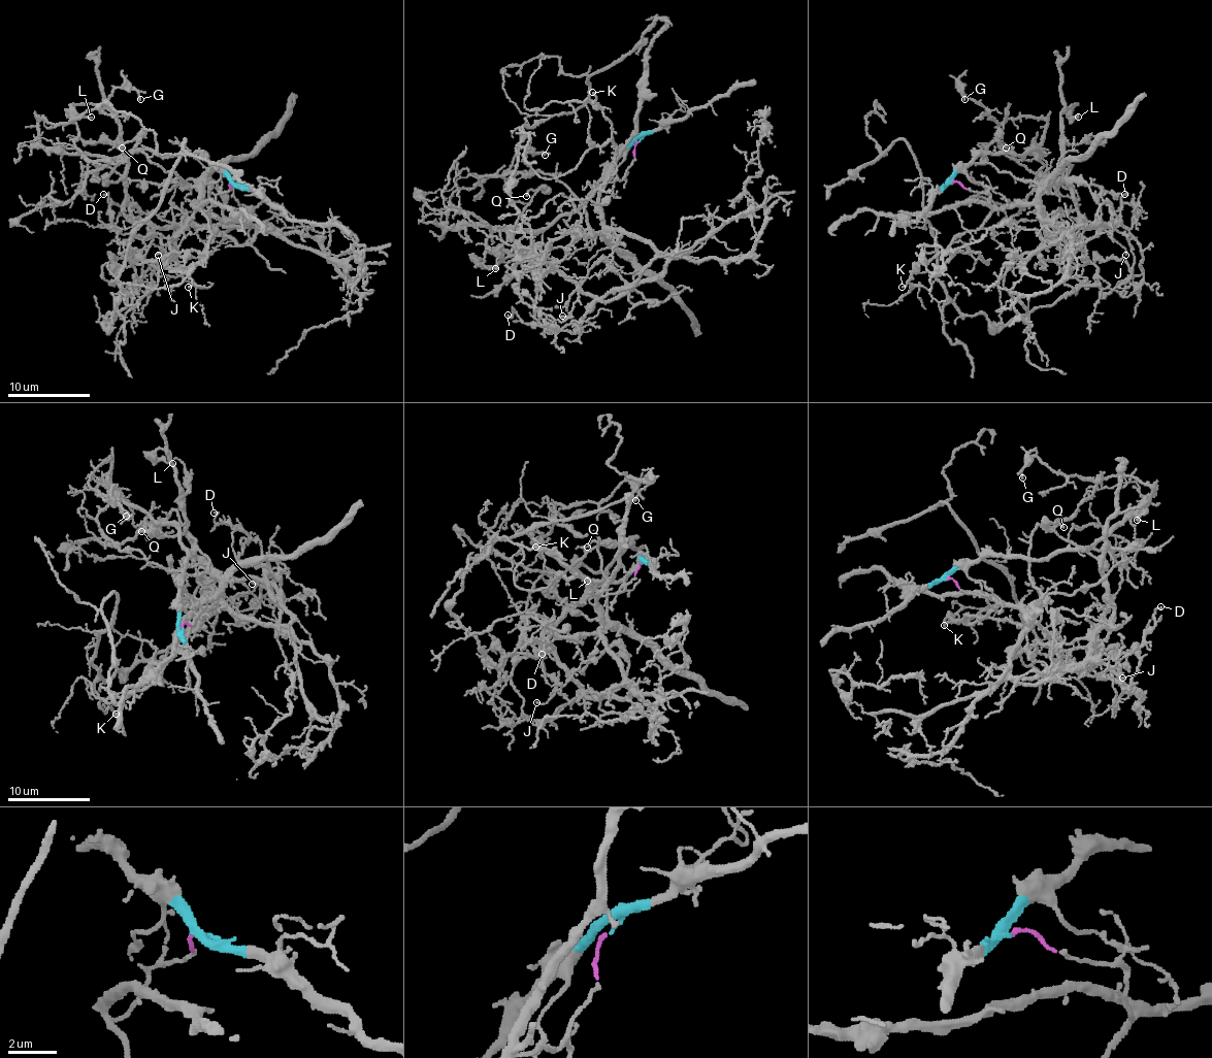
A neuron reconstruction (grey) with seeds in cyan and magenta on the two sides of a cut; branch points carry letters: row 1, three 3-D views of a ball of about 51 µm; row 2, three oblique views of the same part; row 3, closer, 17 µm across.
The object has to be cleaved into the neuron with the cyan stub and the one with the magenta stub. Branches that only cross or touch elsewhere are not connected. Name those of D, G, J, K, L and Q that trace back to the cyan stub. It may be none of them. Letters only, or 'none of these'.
G, J, L, Q

